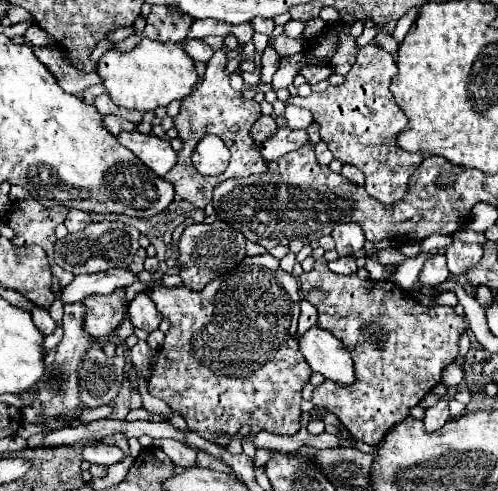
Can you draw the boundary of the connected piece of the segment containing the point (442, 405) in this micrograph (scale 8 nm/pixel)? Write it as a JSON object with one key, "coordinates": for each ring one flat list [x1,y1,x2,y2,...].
{"coordinates":[[442,398,434,406,430,406,426,410,426,416,424,416,424,424,426,424,428,432,440,430,448,420,450,420,450,410,448,410,448,400,446,398]]}

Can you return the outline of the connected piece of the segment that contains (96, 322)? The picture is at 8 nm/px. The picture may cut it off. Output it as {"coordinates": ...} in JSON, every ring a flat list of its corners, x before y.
{"coordinates":[[116,288,116,292,108,296,88,296,82,304,86,306,84,316,84,330,94,338,110,336,124,320,126,306,124,302,124,288]]}

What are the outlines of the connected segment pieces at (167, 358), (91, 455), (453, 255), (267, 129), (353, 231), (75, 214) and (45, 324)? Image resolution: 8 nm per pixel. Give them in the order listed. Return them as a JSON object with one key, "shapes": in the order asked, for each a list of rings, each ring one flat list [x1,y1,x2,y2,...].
{"shapes":[[[268,252,252,256,252,258,246,256,230,274,224,274,224,276,208,282,200,292,190,290,186,286,174,286,174,288,154,286,148,292,148,296,154,300,156,308,162,312,162,316,166,316,170,320,170,330,166,334,164,346,158,352,158,360,156,360,156,366,154,366,154,376,148,382,148,390,150,390,152,396,164,400,176,414,180,414,186,420,186,424,188,424,188,428,192,432,200,434,208,442,216,442,224,434,228,434,228,436,238,434,238,430,242,426,252,426,252,428,256,426,256,428,272,432,272,434,288,434,288,436,292,436,292,434,296,434,300,430,302,388,310,380,312,368,308,368,308,362,304,360,302,352,298,350,298,334,296,334,298,318,300,318,300,288,298,288,298,282,296,282,296,278,292,274,288,274,288,272,284,272,280,268,280,264,278,264,278,260,274,256,270,256]],[[102,442,84,446,82,456,90,464,102,464,102,466,112,466,116,462,122,462,122,458,124,458,124,454,118,446,108,446,108,444,102,444]],[[454,240,448,248,446,248,446,260,448,260,448,270,454,276,462,276,466,274,472,266,476,266,482,258,482,246,472,242,472,244,464,244,460,240]],[[262,115,252,128,252,136,254,136,255,142,261,143,272,136,276,130,277,124,275,120,271,116]],[[348,222,348,224,336,224,336,228,332,230,332,238,336,242,336,252,340,256,352,256,354,252,364,248,364,232,356,222]],[[70,210,66,220,64,220,68,232,78,232,78,230,84,230,88,224,90,224,90,214,88,212,82,212,82,210]],[[38,306,32,308,32,322,36,324,36,328,38,328,44,336,48,336,50,332,54,332,54,328,56,328,56,322,54,322,52,316,48,314,48,310,38,308]]]}

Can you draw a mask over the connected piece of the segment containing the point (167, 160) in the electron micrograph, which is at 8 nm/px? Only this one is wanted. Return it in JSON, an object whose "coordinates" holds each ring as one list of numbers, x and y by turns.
{"coordinates":[[136,130,122,132,118,142,132,150,134,156,138,156,150,170,154,170,158,176,164,176,176,166,176,152,172,150,168,140,156,138,154,134,140,134]]}

